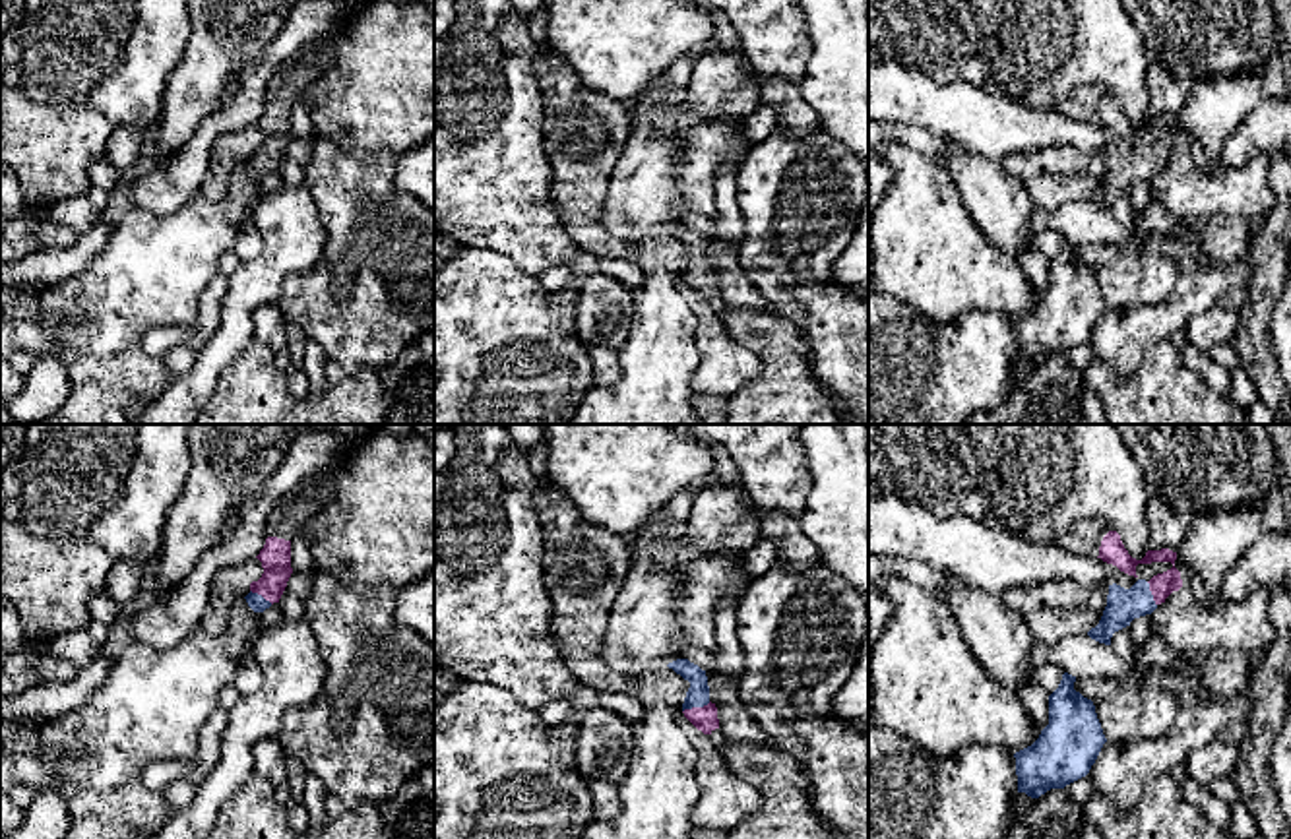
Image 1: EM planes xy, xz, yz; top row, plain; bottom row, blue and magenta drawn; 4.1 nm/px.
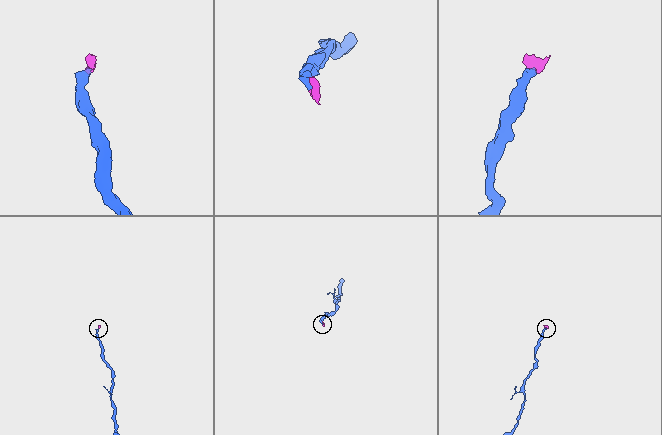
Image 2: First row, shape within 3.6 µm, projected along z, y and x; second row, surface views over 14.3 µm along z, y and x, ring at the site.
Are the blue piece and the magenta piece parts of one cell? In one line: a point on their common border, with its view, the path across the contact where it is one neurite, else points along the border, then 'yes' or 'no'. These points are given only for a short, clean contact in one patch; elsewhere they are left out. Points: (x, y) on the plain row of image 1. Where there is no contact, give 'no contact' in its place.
xz (696, 272) | across xz (698, 260), (696, 272), (704, 285) | yes

